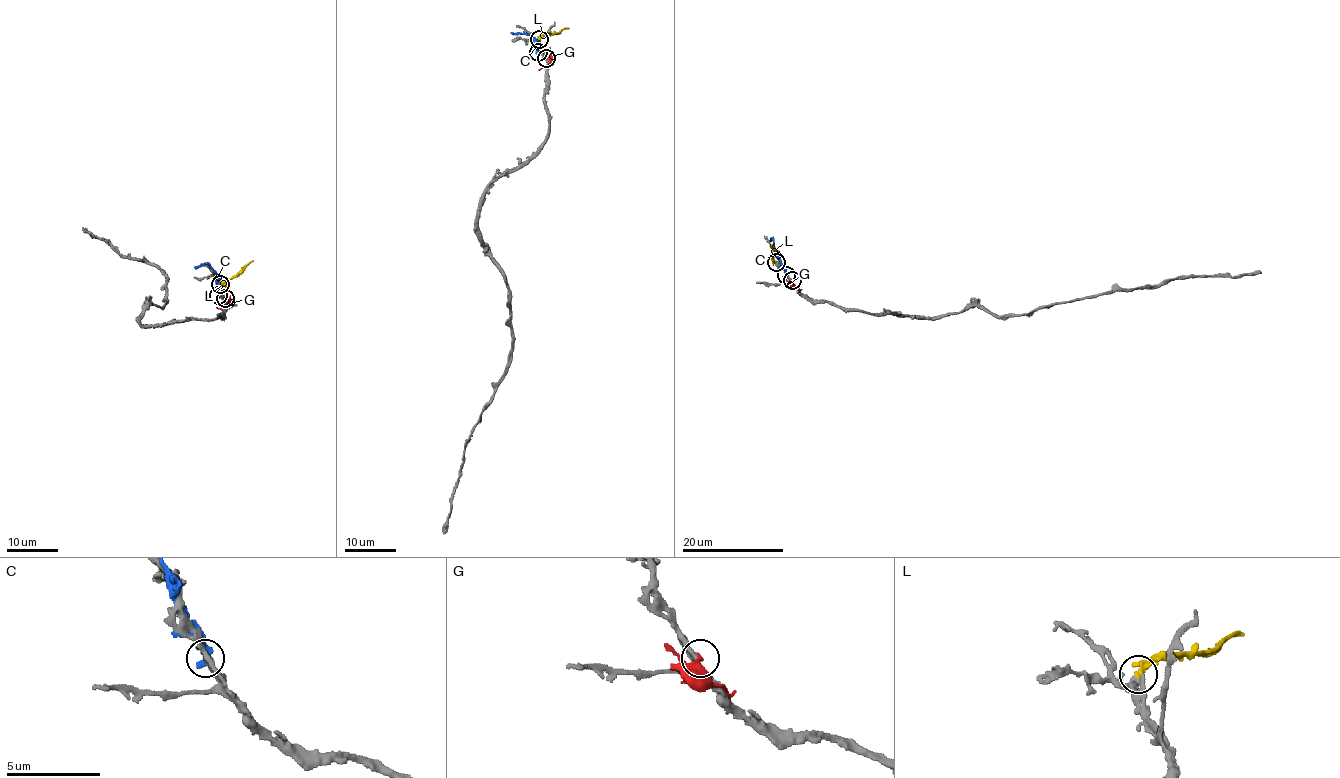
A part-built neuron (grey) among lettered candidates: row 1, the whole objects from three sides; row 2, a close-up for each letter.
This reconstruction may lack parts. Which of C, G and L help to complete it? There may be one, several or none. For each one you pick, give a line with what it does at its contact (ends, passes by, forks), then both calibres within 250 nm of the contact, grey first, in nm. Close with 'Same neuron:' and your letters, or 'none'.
L: it passes by; calibres 340 and 240 nm
Same neuron: L

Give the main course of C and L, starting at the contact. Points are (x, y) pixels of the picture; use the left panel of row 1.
C: (218, 295), (217, 274), (206, 264), (194, 267)
L: (220, 284), (253, 260)

